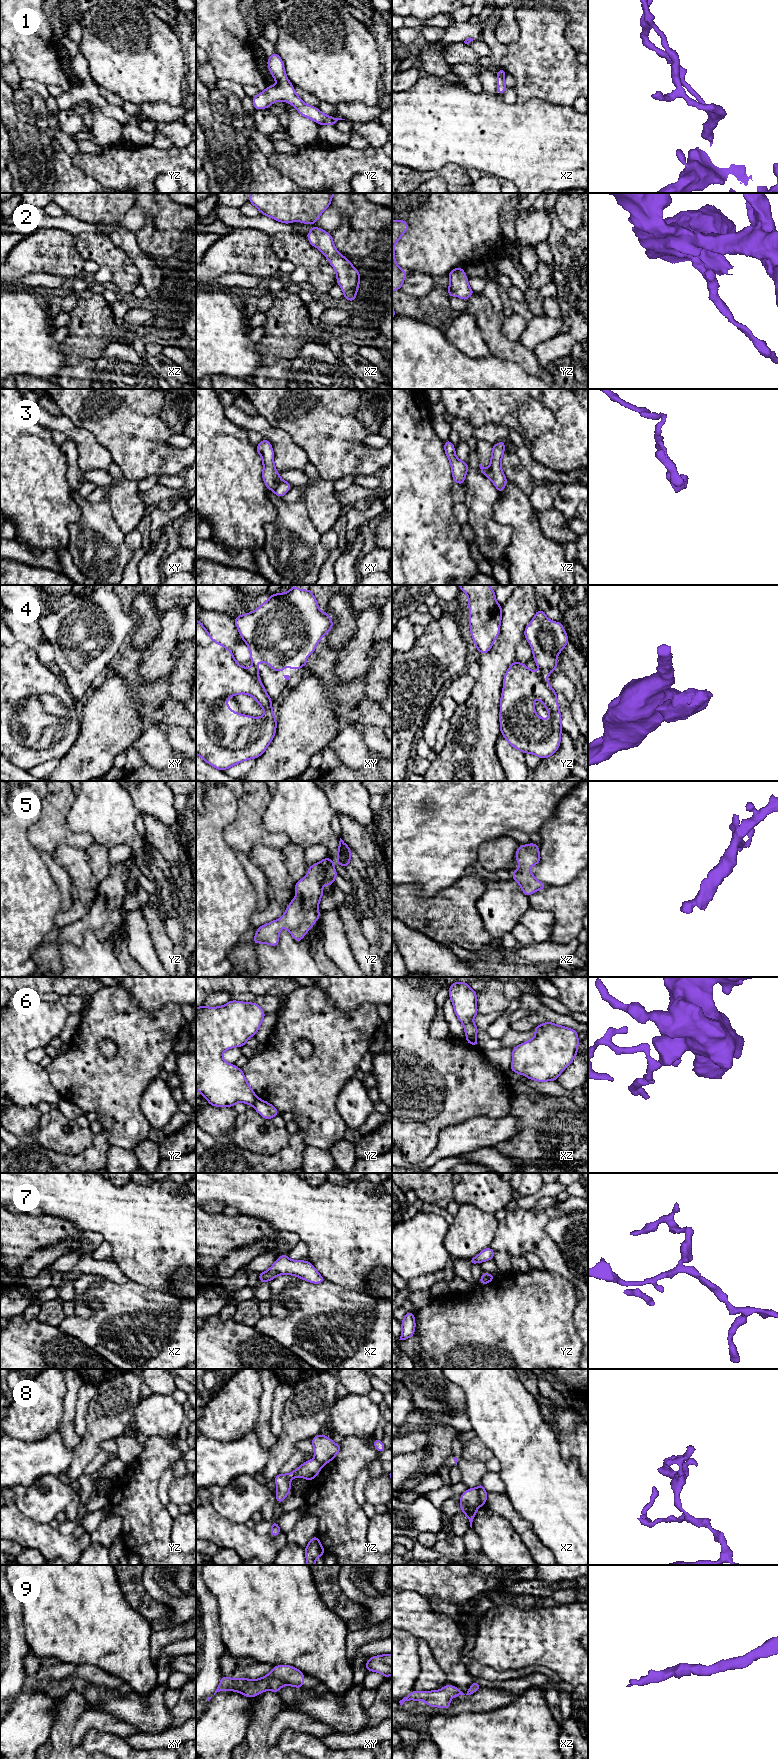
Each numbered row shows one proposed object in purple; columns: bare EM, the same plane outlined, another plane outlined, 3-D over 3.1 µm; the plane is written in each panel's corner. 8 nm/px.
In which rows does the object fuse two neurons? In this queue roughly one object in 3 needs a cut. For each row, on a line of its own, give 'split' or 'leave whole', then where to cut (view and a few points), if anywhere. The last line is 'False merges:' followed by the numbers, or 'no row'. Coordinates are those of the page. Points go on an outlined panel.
1: leave whole; no cut
2: leave whole; no cut
3: leave whole; no cut
4: split; cut in xy along (251, 668), (257, 676)
5: leave whole; no cut
6: split; cut in xz along (467, 1035), (474, 1036)
7: leave whole; no cut
8: split; cut in yz along (315, 1458), (322, 1465)
9: leave whole; no cut
False merges: 4, 6, 8

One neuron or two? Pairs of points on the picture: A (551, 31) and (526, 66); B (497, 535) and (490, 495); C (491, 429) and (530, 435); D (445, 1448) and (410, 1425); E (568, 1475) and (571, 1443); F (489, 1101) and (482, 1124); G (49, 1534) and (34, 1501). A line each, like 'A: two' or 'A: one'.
A: one
B: one
C: two
D: one
E: two
F: two
G: two

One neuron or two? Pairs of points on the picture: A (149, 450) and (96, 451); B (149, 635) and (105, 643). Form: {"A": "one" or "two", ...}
{"A": "two", "B": "two"}

